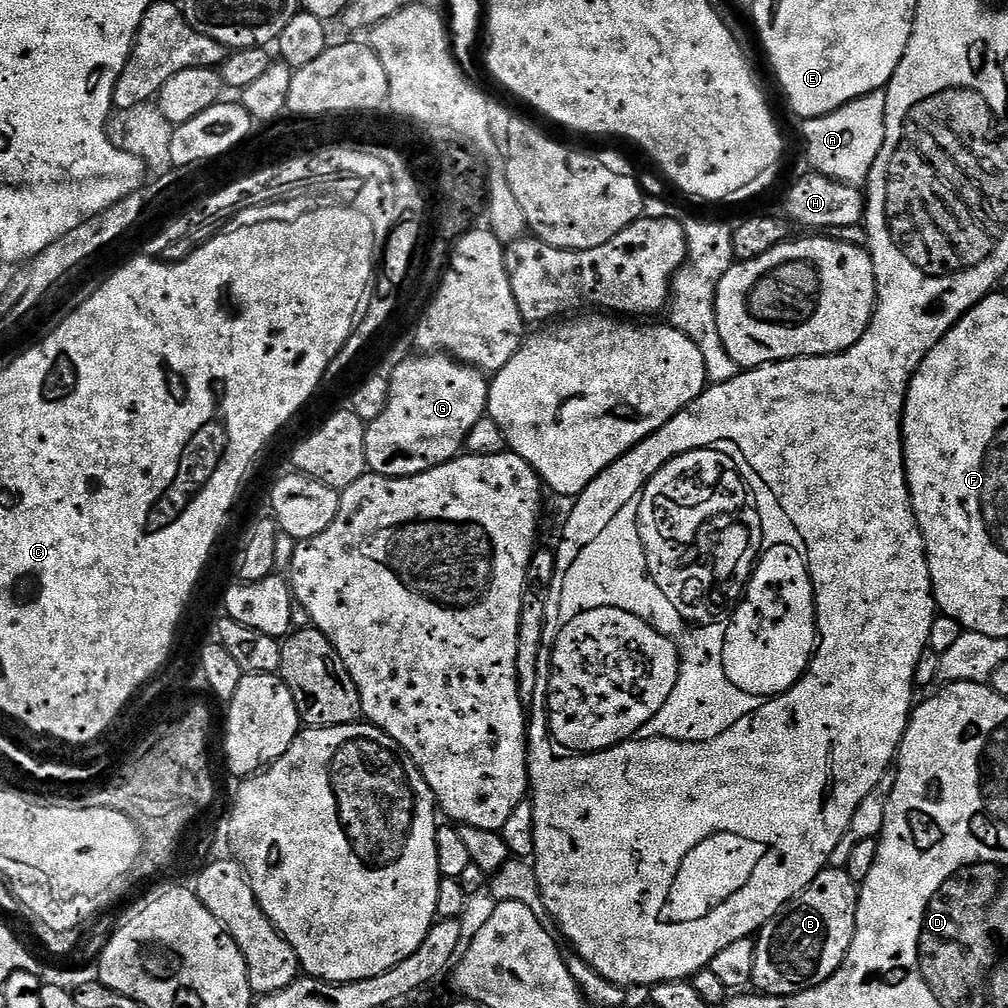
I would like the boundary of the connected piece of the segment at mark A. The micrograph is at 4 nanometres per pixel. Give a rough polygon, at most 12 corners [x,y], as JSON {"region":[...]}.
{"region":[[886,91],[803,121],[822,176],[864,186],[882,150]]}

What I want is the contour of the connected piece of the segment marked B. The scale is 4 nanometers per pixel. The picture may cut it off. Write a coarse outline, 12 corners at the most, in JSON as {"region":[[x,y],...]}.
{"region":[[827,867],[755,937],[755,991],[789,996],[840,969],[858,886]]}

